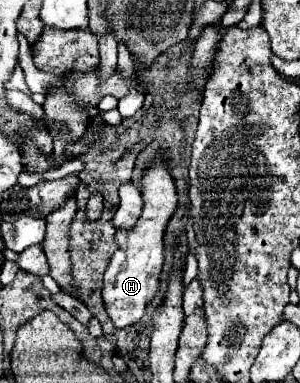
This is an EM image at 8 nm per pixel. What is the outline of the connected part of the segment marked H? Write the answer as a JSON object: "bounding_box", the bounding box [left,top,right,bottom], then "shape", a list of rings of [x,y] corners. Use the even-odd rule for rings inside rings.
{"bounding_box":[101,153,177,329],"shape":[[[157,153],[145,167],[145,173],[141,177],[141,199],[143,199],[141,219],[137,219],[137,223],[129,231],[117,227],[115,231],[117,251],[109,259],[109,265],[103,275],[101,297],[105,311],[109,313],[115,329],[125,329],[137,323],[145,315],[147,303],[159,291],[161,271],[165,261],[163,257],[165,227],[177,209],[177,187],[165,153]]]}

